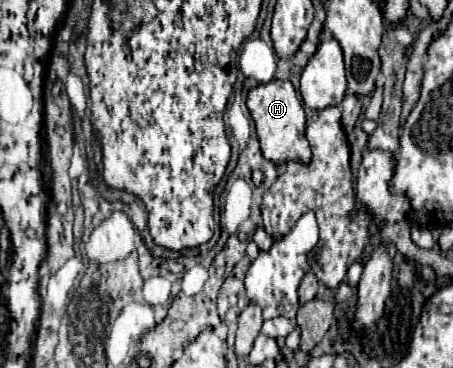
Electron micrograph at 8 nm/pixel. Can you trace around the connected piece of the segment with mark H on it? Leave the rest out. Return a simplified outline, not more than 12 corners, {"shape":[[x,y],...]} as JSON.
{"shape":[[288,80],[258,84],[246,106],[262,154],[310,162],[306,114]]}

